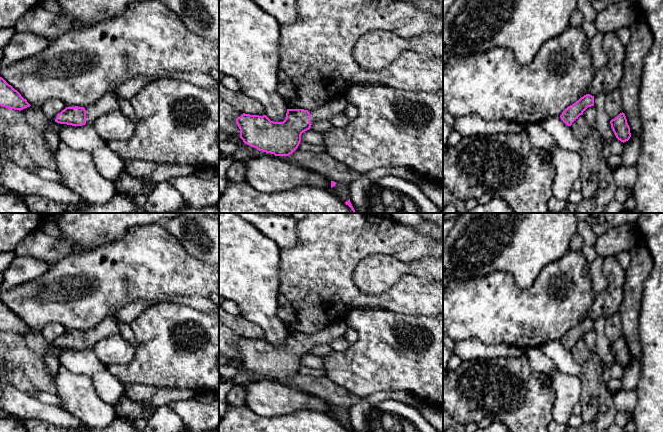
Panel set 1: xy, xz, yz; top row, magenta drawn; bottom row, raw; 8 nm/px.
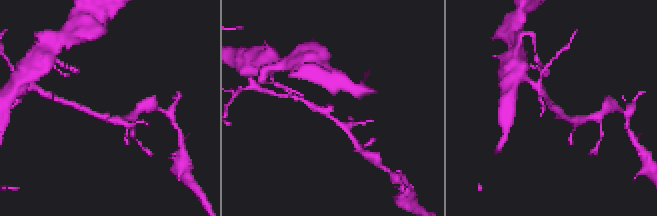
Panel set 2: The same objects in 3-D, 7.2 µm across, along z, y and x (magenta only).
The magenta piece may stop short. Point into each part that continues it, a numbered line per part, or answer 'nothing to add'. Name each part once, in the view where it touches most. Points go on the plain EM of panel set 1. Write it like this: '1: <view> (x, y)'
1: xy (108, 327)

